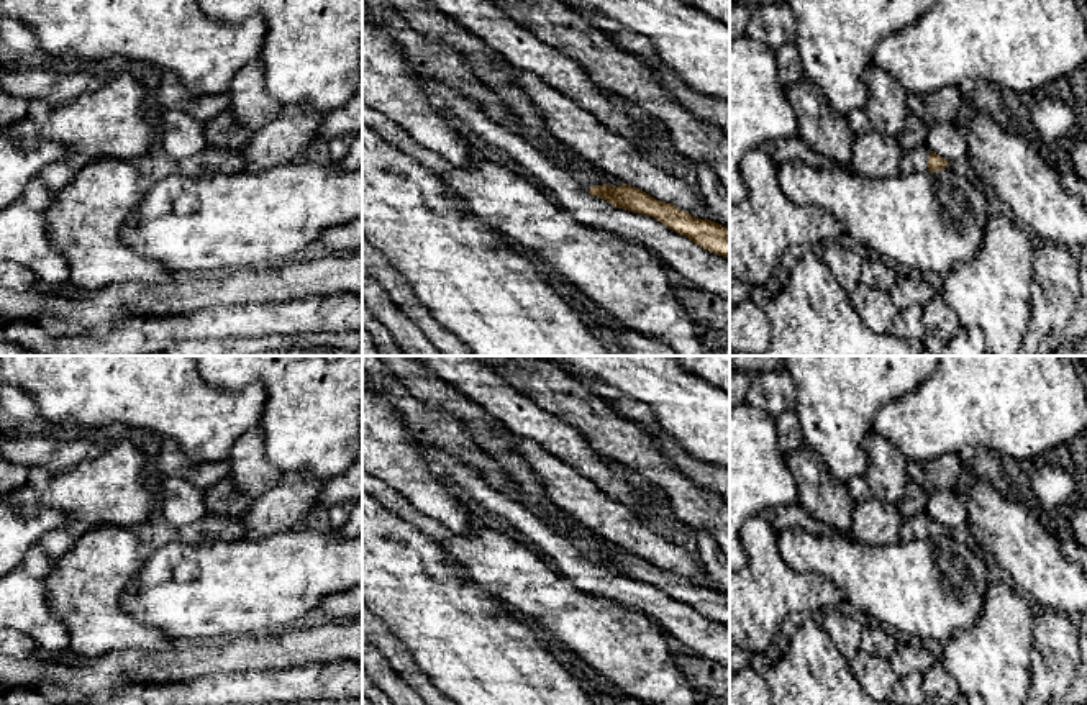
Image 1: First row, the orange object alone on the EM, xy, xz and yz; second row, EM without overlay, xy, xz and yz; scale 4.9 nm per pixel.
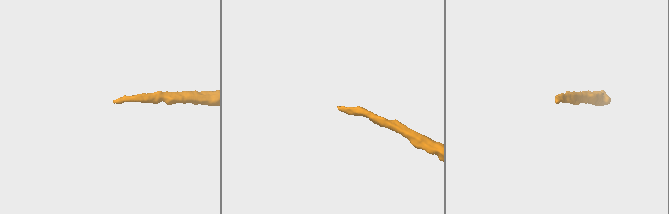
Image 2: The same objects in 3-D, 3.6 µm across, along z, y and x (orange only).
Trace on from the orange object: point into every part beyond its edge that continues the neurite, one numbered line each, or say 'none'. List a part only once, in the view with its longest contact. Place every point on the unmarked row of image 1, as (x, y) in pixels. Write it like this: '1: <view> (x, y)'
1: yz (917, 527)

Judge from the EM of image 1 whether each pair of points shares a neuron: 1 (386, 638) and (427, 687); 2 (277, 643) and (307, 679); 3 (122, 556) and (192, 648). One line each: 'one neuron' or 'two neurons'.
1: one neuron
2: two neurons
3: two neurons

